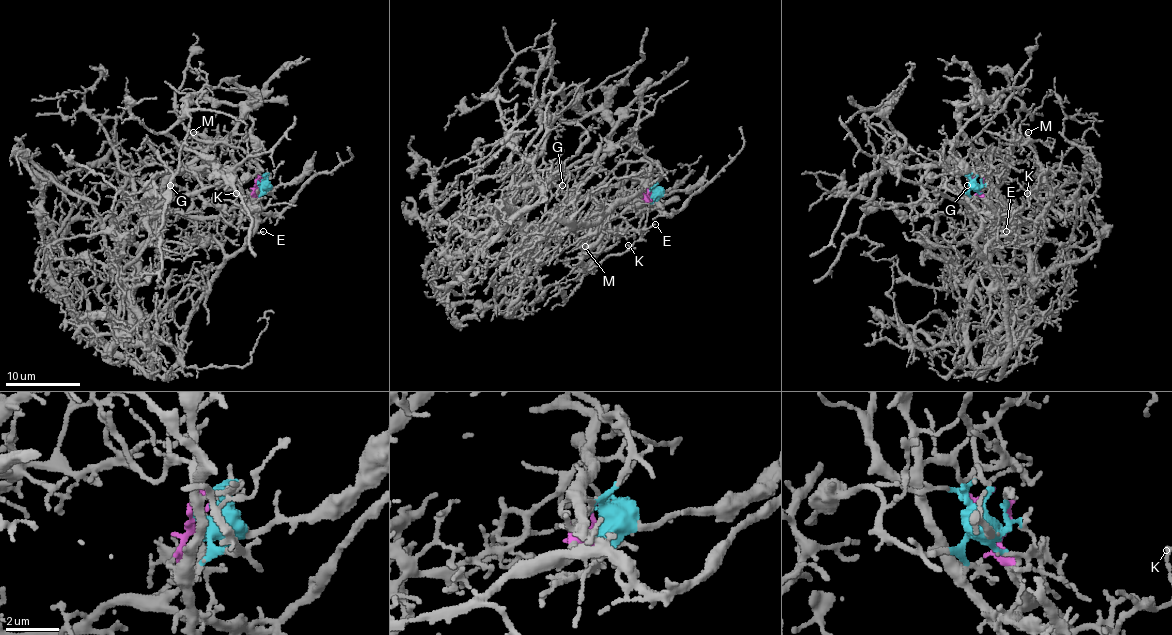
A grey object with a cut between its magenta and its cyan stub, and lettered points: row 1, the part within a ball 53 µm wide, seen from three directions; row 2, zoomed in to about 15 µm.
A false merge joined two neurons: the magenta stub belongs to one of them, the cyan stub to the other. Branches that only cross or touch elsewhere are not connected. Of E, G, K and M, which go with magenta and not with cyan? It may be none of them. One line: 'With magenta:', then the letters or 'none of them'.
With magenta: E, K

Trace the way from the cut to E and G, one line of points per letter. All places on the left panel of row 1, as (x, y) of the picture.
E: (257, 183), (253, 202), (249, 205), (236, 205), (229, 213), (253, 224), (255, 232), (263, 232)
G: (257, 183), (268, 175), (264, 179), (244, 175), (234, 185), (214, 187), (161, 203), (171, 190), (171, 185)

